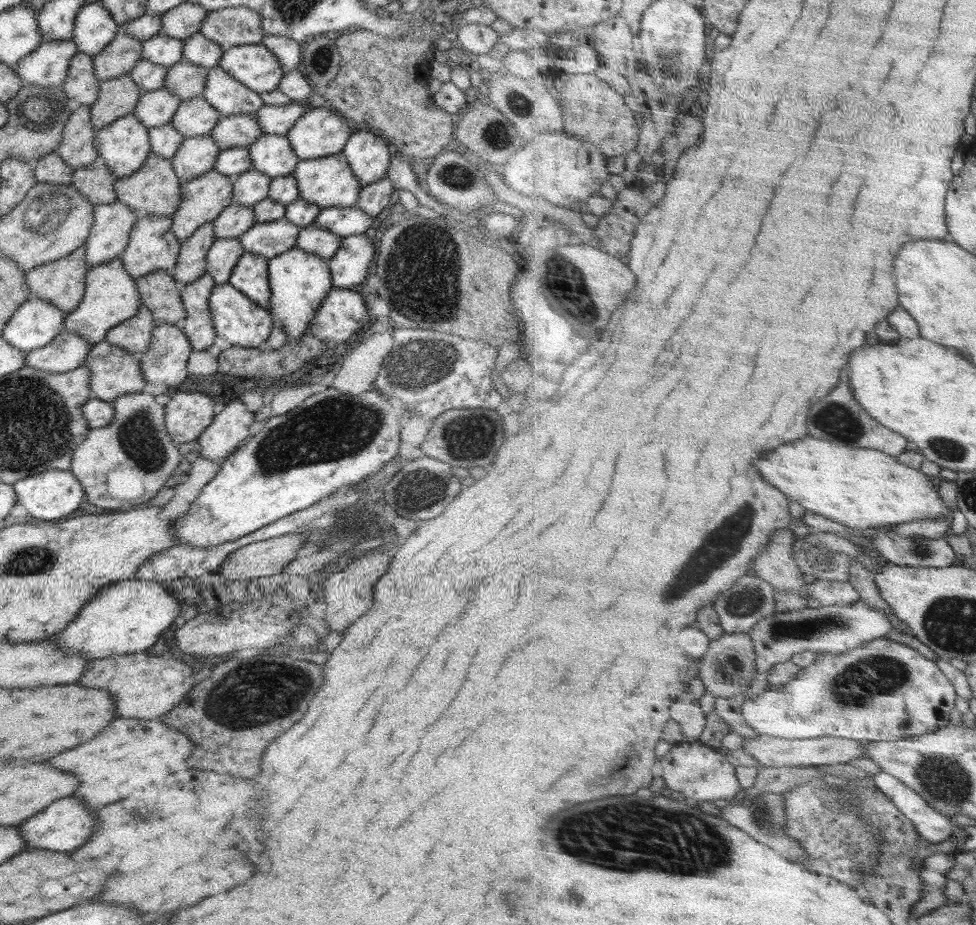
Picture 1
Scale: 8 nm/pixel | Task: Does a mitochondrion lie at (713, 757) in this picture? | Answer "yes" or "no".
no

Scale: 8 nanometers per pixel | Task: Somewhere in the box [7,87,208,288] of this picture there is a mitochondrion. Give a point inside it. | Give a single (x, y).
(44, 118)

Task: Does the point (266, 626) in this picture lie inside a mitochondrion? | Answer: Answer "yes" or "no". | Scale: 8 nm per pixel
no

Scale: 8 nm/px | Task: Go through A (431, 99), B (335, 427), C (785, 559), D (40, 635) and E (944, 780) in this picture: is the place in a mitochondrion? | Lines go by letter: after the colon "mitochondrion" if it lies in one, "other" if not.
A: other
B: mitochondrion
C: other
D: other
E: mitochondrion

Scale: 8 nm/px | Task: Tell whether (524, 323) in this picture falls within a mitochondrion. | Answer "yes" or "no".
no

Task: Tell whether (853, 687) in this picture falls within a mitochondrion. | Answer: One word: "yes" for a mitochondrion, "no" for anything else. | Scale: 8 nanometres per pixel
yes

